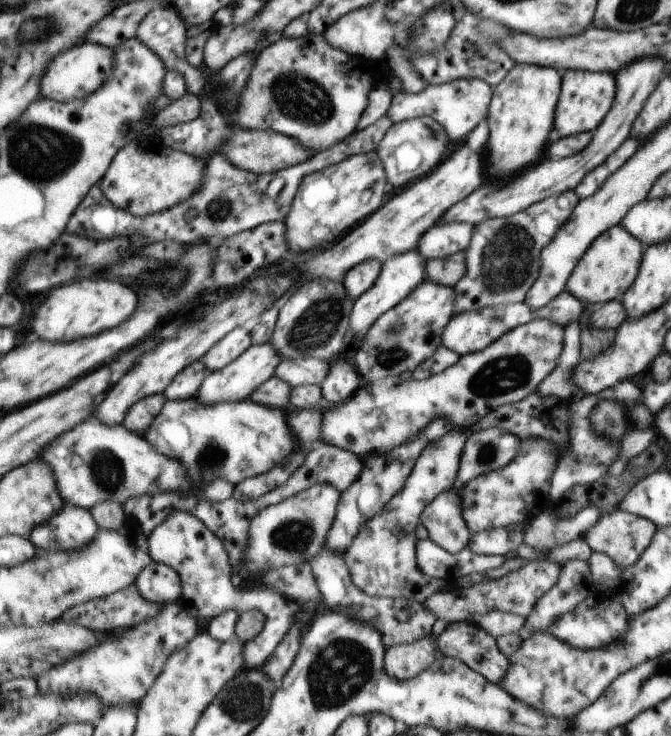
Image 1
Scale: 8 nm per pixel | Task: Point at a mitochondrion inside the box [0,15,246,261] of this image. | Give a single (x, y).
(35, 151)

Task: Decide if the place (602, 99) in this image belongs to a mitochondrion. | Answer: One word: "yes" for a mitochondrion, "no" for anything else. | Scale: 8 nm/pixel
no

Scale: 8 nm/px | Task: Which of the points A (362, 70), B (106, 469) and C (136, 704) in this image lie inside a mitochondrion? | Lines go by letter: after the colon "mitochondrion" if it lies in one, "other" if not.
A: other
B: mitochondrion
C: other

